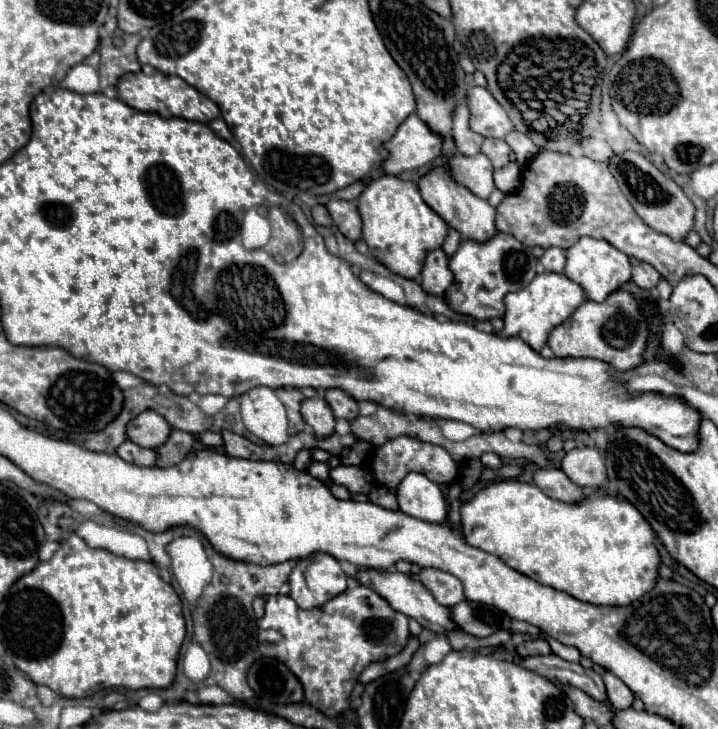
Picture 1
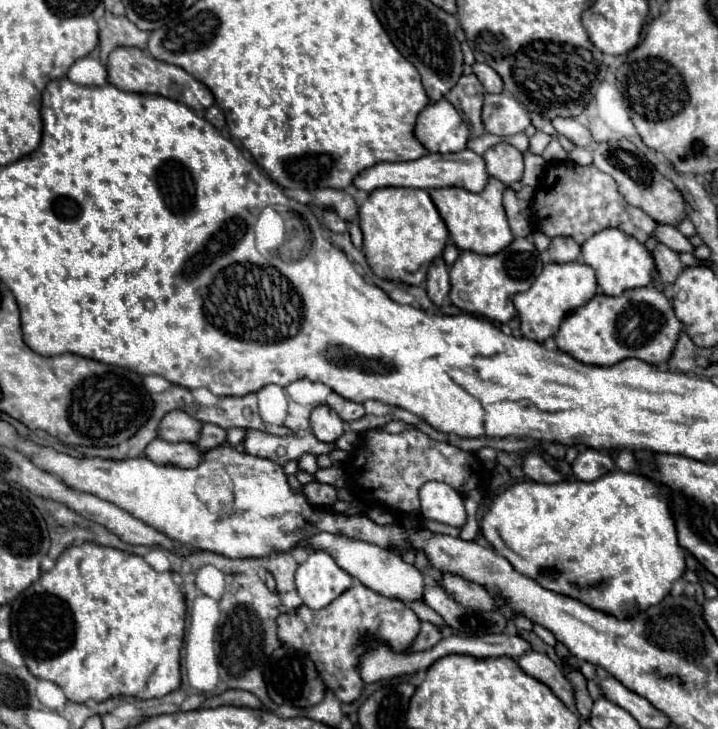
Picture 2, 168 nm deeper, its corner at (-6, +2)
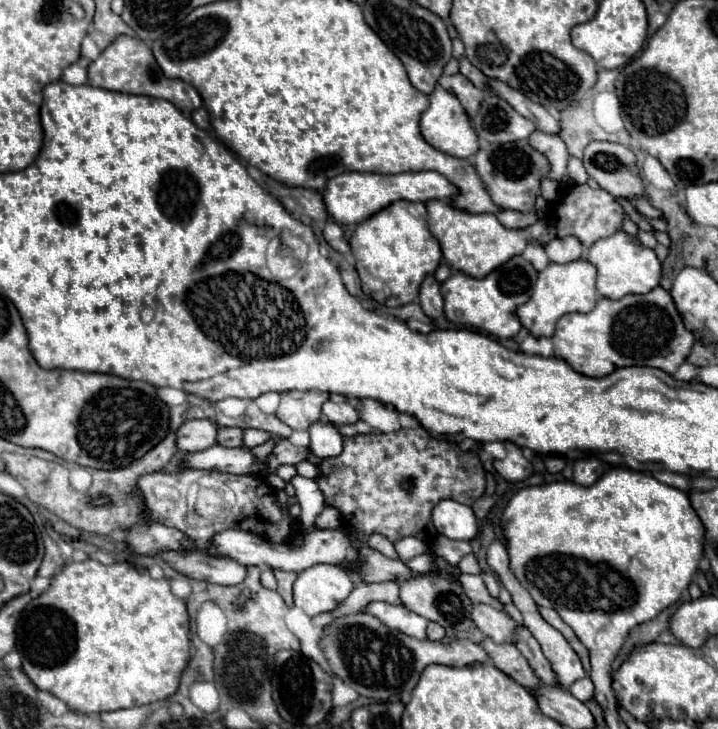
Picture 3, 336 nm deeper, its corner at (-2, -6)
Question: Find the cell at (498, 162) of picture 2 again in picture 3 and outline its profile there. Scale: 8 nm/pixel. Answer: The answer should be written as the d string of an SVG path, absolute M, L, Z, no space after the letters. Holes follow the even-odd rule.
M526 141L504 143L504 145L484 145L476 153L476 171L490 193L492 201L502 209L532 211L534 199L540 191L540 177L548 173L548 161L544 155L534 151Z

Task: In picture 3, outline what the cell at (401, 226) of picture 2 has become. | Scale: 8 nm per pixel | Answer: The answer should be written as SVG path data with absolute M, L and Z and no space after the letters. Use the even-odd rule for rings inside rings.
M396 201L356 225L350 237L362 289L388 307L400 307L418 299L420 283L440 265L442 251L438 239L428 229L424 203Z

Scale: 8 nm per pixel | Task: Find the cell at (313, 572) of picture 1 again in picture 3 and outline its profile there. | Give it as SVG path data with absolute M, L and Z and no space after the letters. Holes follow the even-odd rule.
M312 565L298 573L294 583L294 605L308 617L316 617L334 609L348 597L354 583L350 575L338 565Z

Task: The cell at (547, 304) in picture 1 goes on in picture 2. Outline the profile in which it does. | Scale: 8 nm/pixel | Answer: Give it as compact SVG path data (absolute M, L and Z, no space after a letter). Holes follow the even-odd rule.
M548 263L544 265L544 271L538 275L538 279L532 283L528 291L514 297L514 305L520 313L520 331L524 337L542 343L544 339L552 337L560 321L566 317L568 311L574 311L576 307L588 303L596 295L596 277L594 269L586 263Z

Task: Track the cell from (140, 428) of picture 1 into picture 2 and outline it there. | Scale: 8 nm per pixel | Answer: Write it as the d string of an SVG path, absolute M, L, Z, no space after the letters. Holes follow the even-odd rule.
M170 411L162 423L160 423L160 439L164 441L196 441L198 439L198 431L202 429L202 421L194 419L192 415L184 413L184 411Z

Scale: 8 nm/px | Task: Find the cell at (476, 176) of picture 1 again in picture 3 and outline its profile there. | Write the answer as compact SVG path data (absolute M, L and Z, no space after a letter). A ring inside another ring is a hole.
M416 171L416 173L398 173L398 175L380 175L380 173L342 173L328 181L324 195L324 203L328 215L338 223L360 223L390 205L398 199L408 201L430 201L430 199L452 199L460 191L454 183L450 183L438 171Z

